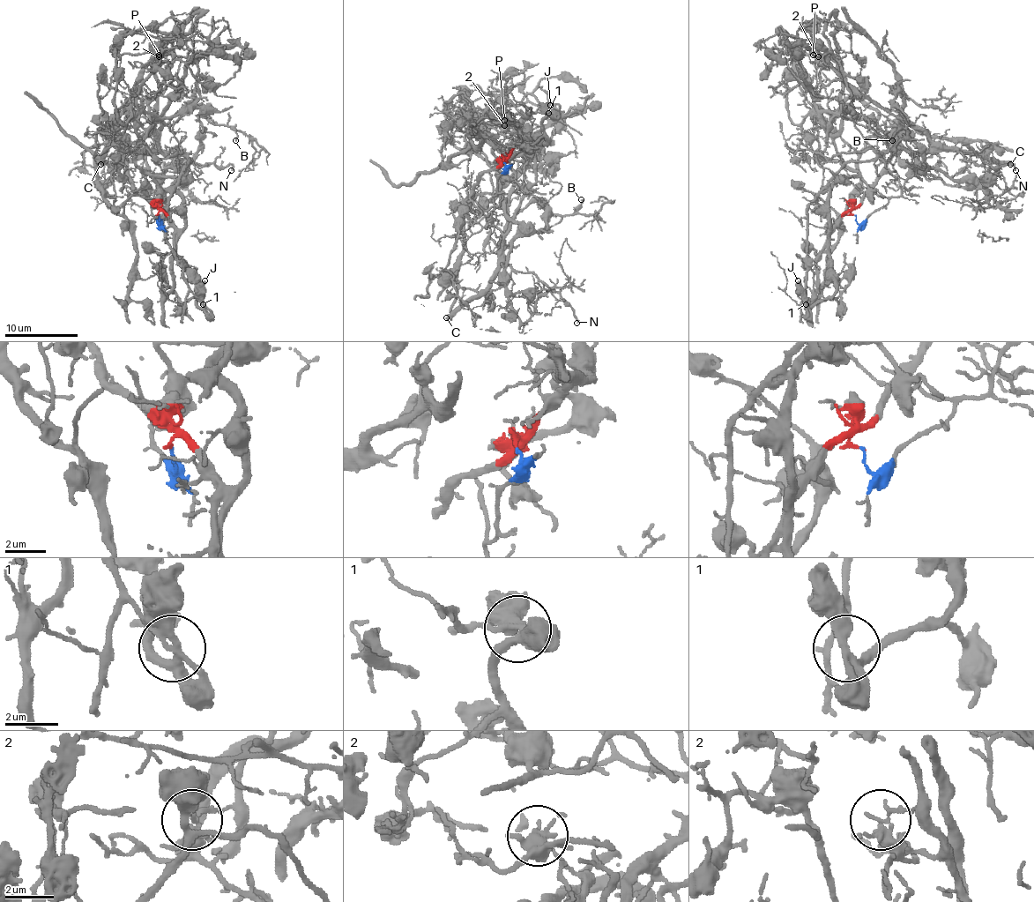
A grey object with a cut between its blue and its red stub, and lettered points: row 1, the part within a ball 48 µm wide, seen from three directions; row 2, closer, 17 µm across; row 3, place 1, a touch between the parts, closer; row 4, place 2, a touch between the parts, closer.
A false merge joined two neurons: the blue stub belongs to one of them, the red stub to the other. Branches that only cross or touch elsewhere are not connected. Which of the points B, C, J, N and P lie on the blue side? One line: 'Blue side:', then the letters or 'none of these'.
Blue side: B, C, N

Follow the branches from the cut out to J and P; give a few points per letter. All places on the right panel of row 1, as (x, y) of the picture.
J: (854, 214), (847, 212), (830, 231), (829, 275), (836, 291), (808, 308), (798, 280)
P: (854, 214), (851, 211), (893, 150), (886, 134), (842, 114), (844, 82), (834, 61), (829, 53), (813, 55)

